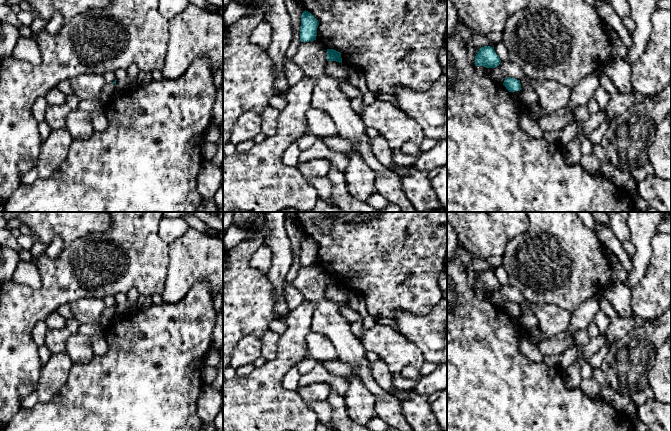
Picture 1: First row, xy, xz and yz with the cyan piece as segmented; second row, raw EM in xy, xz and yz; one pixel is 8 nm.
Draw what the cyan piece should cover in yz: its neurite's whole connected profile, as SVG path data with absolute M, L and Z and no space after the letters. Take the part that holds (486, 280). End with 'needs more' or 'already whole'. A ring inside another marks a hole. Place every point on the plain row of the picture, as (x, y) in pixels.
M484 270L479 273L475 280L475 289L486 292L495 292L499 290L501 284L496 278L494 271Z; already whole

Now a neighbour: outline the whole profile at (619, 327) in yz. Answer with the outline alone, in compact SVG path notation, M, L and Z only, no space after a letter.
M633 314L631 318L622 318L617 316L610 320L607 333L604 335L604 345L611 346L617 340L626 336L631 330L640 327L649 322L655 322L657 318L653 320L646 320Z

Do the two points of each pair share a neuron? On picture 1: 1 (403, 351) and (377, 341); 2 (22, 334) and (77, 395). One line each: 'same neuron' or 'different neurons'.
1: same neuron
2: different neurons

